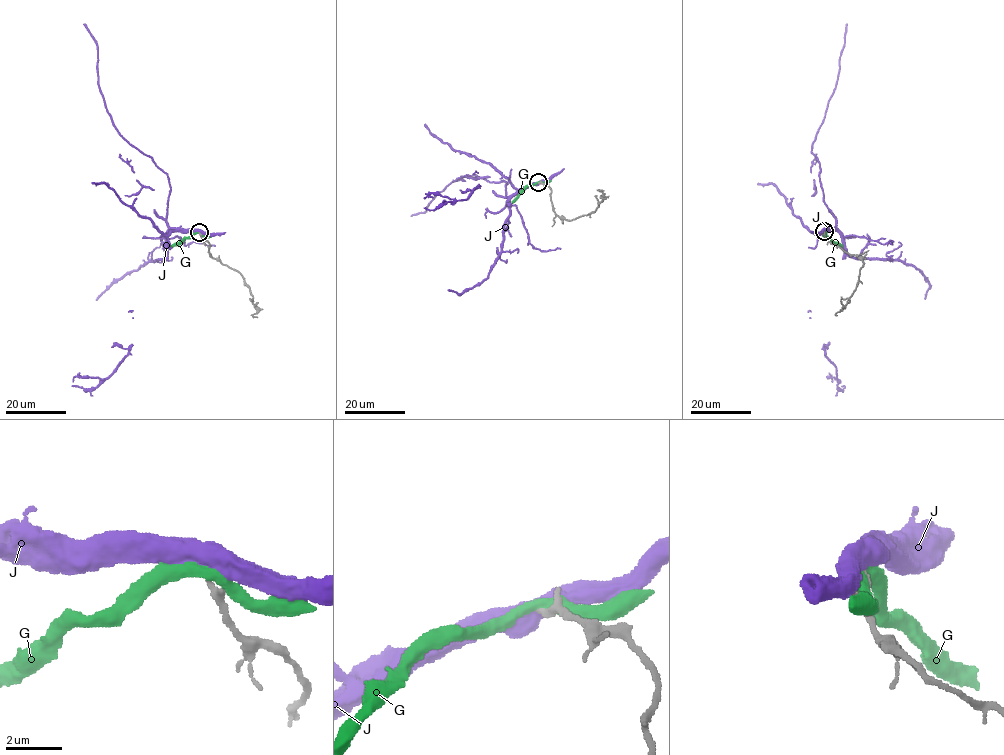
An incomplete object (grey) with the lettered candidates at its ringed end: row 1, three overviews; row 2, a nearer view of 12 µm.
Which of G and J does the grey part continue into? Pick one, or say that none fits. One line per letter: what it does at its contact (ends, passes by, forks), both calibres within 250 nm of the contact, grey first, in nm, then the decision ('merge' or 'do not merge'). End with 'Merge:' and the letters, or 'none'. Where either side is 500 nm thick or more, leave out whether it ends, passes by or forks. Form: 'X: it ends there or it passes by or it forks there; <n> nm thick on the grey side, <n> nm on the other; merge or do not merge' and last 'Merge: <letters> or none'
G: it passes by; 320 nm thick on the grey side, 400 nm on the other; do not merge
J: 150 nm thick on the grey side, 600 nm on the other; do not merge
Merge: none

